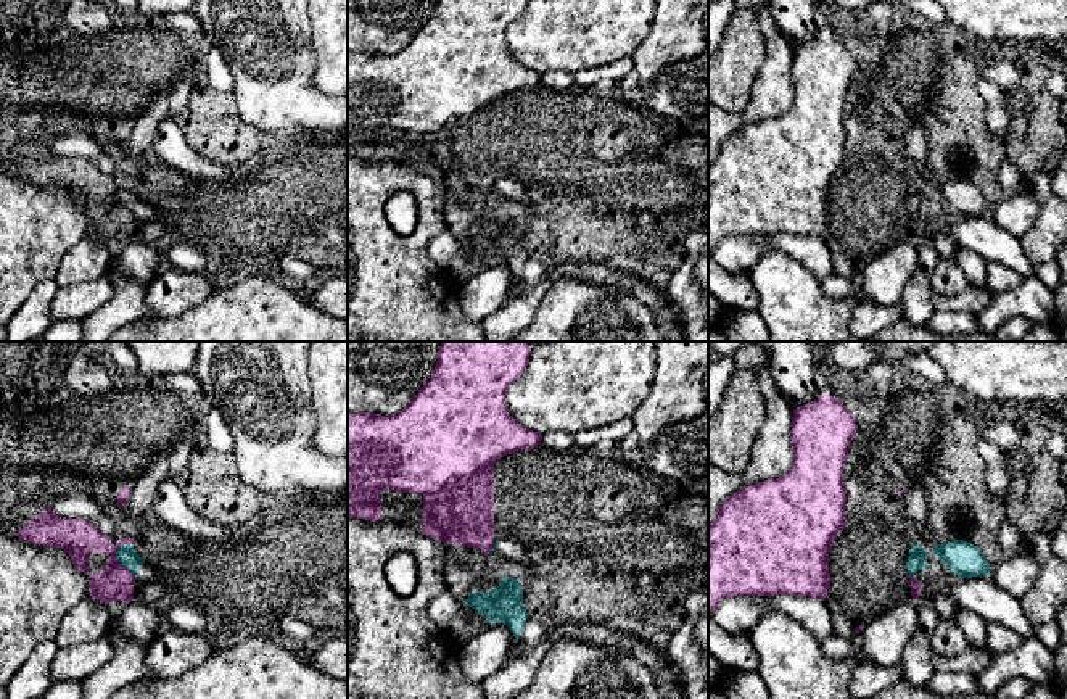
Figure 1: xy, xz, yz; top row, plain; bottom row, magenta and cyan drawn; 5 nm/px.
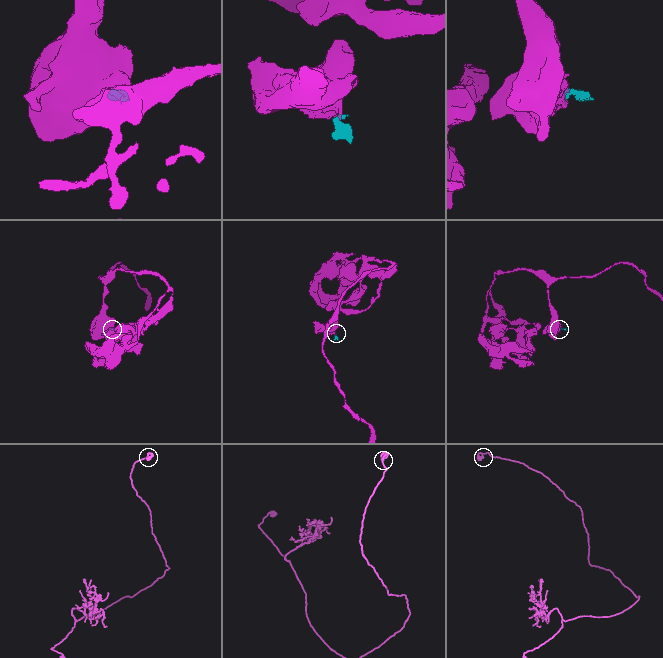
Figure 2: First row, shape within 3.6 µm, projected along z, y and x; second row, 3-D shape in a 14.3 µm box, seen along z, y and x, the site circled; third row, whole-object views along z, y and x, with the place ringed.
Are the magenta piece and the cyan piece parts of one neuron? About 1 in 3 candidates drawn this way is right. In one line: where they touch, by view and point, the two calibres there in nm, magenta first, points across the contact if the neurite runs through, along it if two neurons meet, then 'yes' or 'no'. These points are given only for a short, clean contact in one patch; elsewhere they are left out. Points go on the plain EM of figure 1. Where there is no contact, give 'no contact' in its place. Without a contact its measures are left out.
contact xy (118, 200); calibres 190 and 100 nm; border xy (121, 182), (116, 197), (135, 216); no

